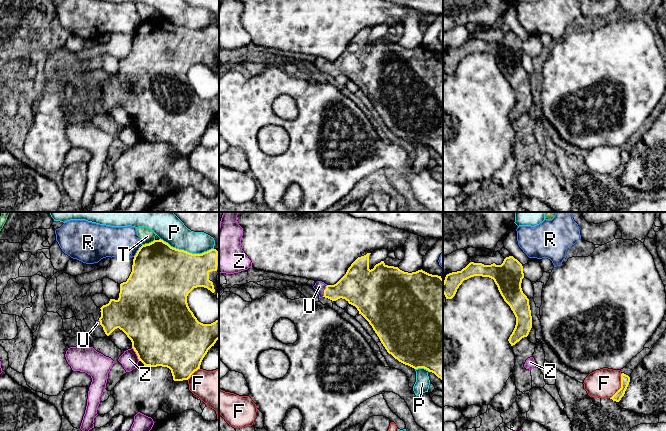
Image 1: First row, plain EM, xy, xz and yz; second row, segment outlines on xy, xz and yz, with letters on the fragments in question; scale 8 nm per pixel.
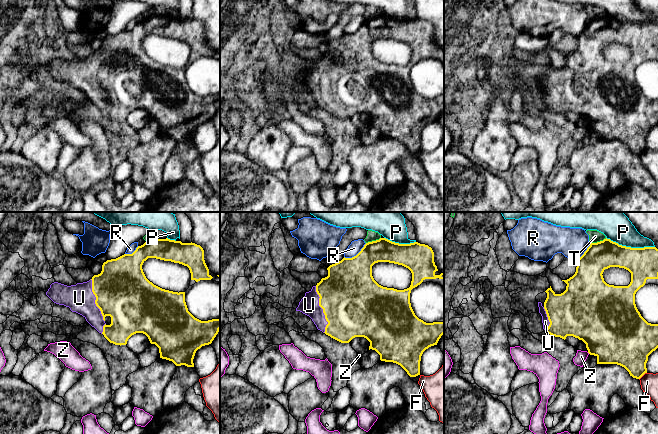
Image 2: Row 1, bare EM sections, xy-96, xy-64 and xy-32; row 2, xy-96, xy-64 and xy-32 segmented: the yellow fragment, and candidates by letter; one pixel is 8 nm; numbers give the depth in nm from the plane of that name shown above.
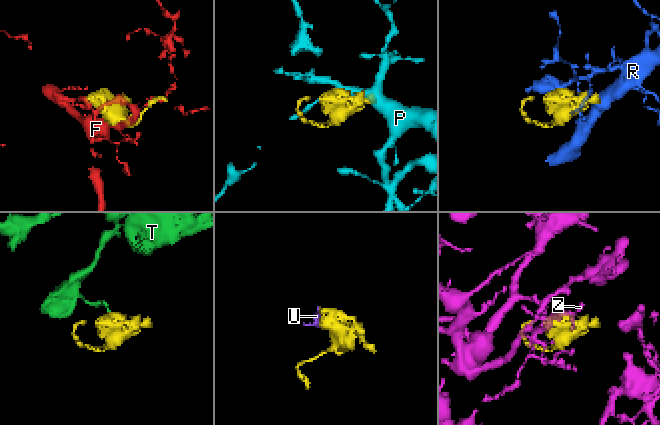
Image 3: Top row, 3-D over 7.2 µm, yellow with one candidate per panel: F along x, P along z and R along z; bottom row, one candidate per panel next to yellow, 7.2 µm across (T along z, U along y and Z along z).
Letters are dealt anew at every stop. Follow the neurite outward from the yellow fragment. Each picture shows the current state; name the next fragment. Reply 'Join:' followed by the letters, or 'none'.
Join: U

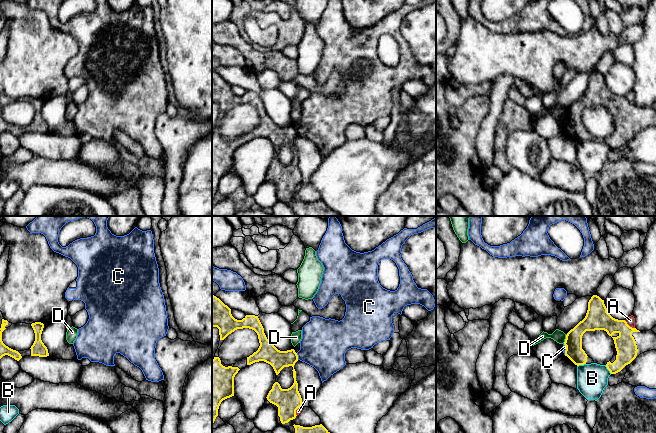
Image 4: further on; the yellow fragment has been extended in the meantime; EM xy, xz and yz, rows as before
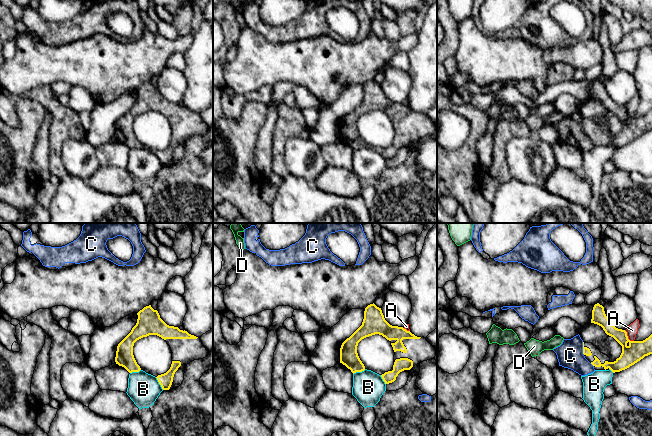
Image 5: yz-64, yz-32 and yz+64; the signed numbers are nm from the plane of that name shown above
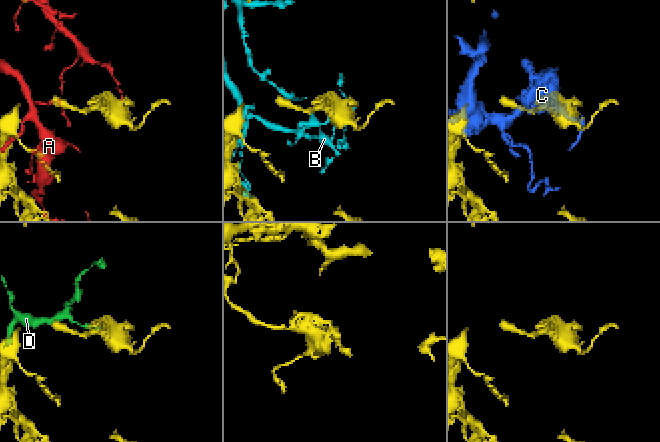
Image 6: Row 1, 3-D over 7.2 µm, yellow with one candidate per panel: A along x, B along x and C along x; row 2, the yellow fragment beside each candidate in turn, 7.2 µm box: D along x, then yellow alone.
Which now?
Join: none

